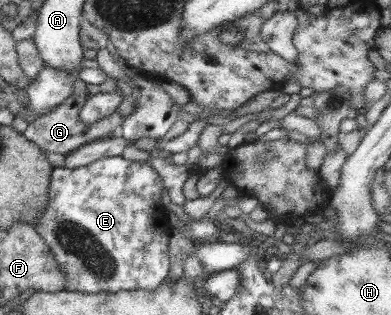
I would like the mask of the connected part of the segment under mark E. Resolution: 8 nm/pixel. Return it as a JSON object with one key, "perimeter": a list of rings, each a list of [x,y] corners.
{"perimeter":[[[122,156],[95,160],[86,166],[67,169],[52,167],[47,188],[47,204],[34,222],[37,232],[65,274],[64,290],[86,294],[118,291],[154,292],[169,272],[167,243],[171,233],[167,211],[161,209],[159,195],[165,189],[157,172],[145,161],[129,162]]]}

